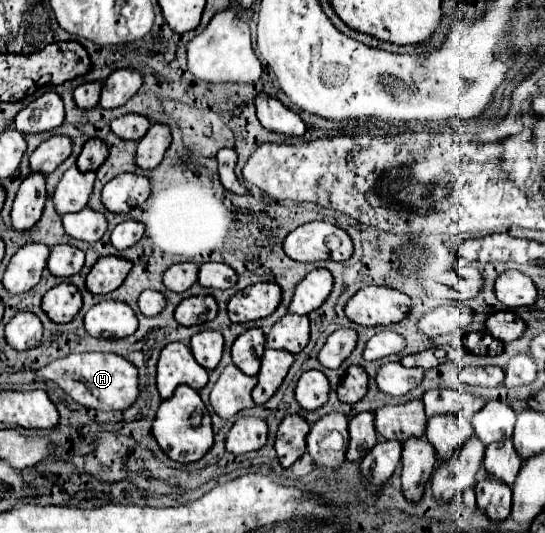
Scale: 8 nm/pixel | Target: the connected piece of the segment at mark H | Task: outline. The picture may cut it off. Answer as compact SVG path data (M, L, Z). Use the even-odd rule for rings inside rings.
M80 353L52 361L50 365L36 371L38 377L54 381L62 387L76 403L100 409L100 411L122 411L138 399L138 369L116 353Z

